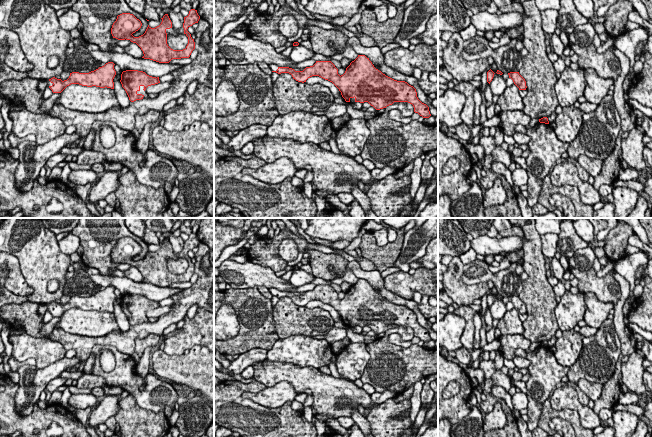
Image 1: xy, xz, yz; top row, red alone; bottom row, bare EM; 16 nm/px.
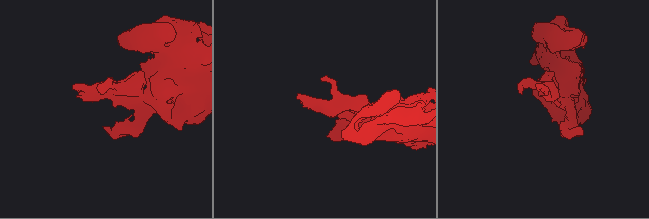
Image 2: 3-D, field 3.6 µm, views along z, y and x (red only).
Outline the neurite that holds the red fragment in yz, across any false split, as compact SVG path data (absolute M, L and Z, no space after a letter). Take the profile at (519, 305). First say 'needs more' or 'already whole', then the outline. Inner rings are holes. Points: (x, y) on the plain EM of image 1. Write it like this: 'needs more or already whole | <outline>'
already whole | M510 296L508 297L509 302L511 302L514 308L519 312L519 314L526 314L526 305L525 303L519 298L519 296Z

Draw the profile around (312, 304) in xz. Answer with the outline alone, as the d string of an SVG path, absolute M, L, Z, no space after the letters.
M312 300L312 301L308 302L306 304L306 307L309 309L313 309L313 308L317 308L317 307L322 308L324 310L327 310L330 313L334 322L342 321L341 316L332 306L325 304L319 300Z

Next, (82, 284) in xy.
M72 263L74 276L66 281L63 294L67 296L89 297L113 286L120 290L122 295L138 294L143 295L152 301L161 301L178 293L179 288L159 287L150 283L135 282L127 277L89 275L80 267L80 263Z

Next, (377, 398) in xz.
M387 390L382 393L374 392L371 395L371 399L374 404L380 404L386 401L387 399L393 398L395 396L397 396L396 392Z

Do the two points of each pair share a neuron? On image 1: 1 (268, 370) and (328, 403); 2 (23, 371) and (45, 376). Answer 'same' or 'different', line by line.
1: same
2: same

